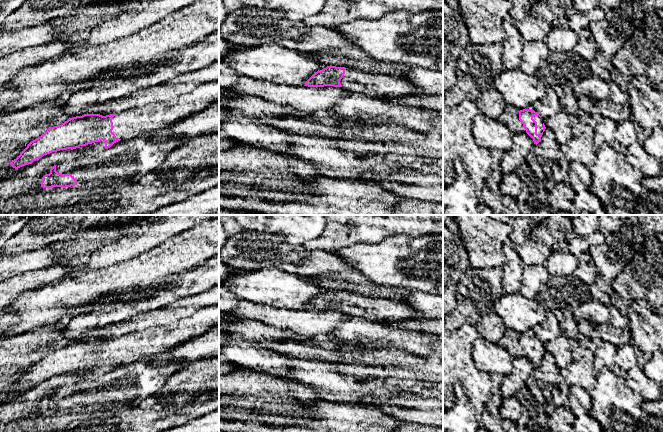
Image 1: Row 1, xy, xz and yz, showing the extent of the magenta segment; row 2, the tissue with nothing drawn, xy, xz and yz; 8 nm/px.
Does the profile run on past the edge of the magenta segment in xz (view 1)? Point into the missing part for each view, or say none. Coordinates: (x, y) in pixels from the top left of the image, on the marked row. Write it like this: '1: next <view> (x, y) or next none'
1: next xz (353, 81)

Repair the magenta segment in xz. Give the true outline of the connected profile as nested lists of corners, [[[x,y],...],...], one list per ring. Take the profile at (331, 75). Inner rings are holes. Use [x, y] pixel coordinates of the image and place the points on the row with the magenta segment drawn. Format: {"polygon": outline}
{"polygon": [[[327,66],[317,71],[305,82],[304,86],[343,87],[351,93],[385,98],[423,94],[421,89],[402,77],[367,74],[348,67],[336,66]]]}

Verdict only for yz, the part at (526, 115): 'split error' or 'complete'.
split error

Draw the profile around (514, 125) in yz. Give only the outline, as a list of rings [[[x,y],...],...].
[[[506,104],[503,113],[498,120],[505,124],[513,133],[526,132],[523,124],[519,120],[519,111],[513,105]]]

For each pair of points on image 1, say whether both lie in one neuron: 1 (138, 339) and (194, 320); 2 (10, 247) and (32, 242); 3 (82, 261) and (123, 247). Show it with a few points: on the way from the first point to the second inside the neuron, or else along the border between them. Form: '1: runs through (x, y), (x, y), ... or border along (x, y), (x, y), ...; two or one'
1: runs through (152, 339), (163, 338), (180, 331); one
2: runs through (15, 245), (20, 242), (27, 242); one
3: runs through (92, 260), (113, 253); one

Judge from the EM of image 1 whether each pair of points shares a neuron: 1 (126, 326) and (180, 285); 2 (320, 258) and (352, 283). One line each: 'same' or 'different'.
1: different
2: different

